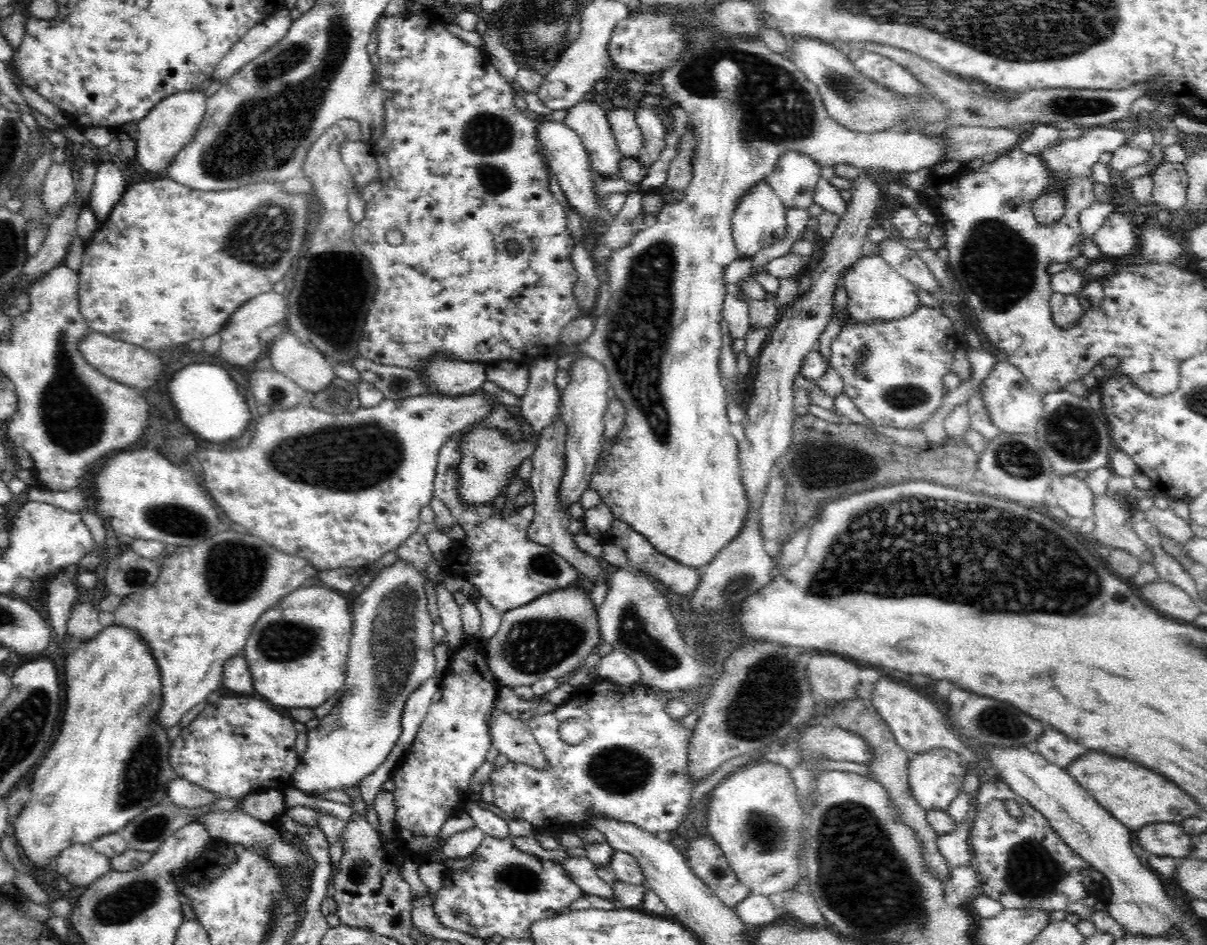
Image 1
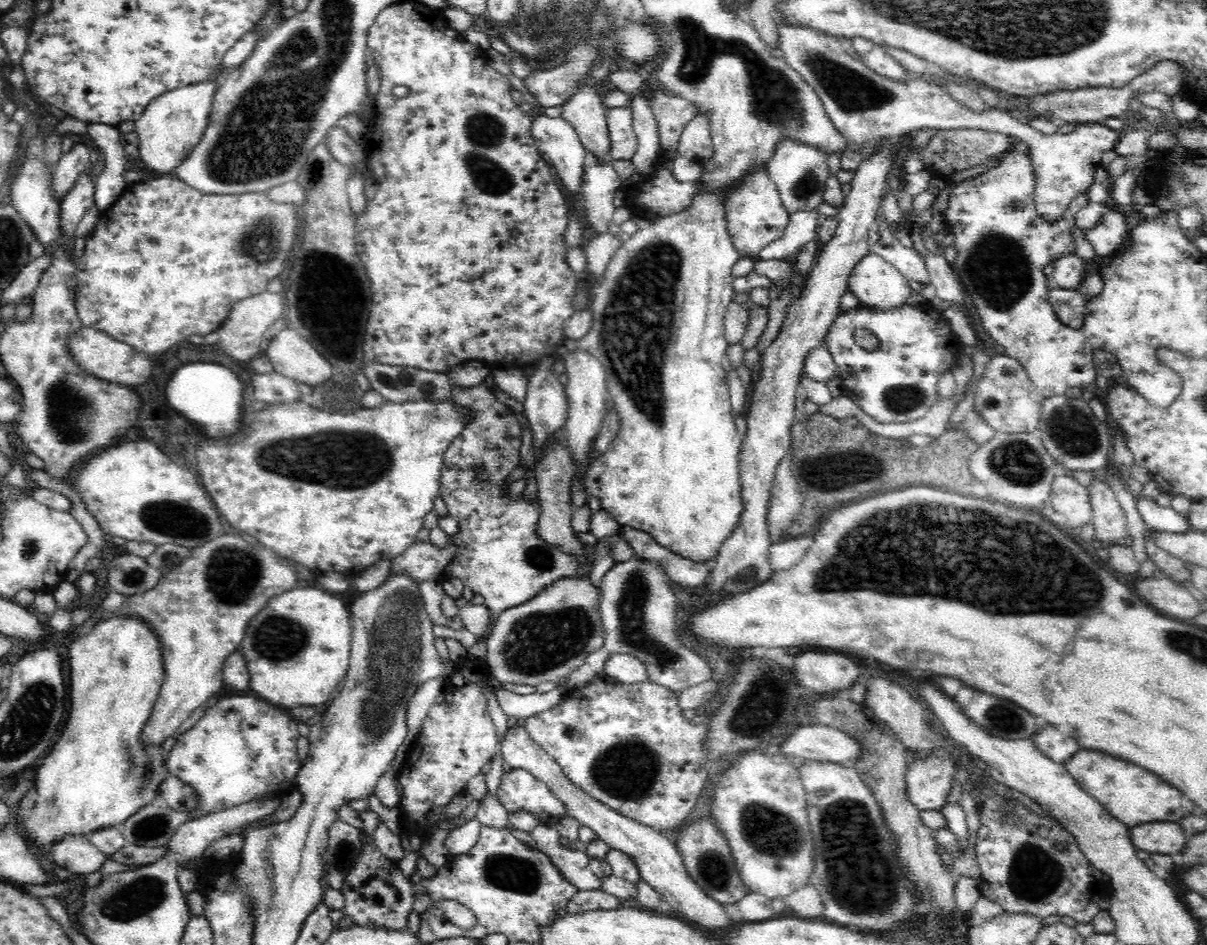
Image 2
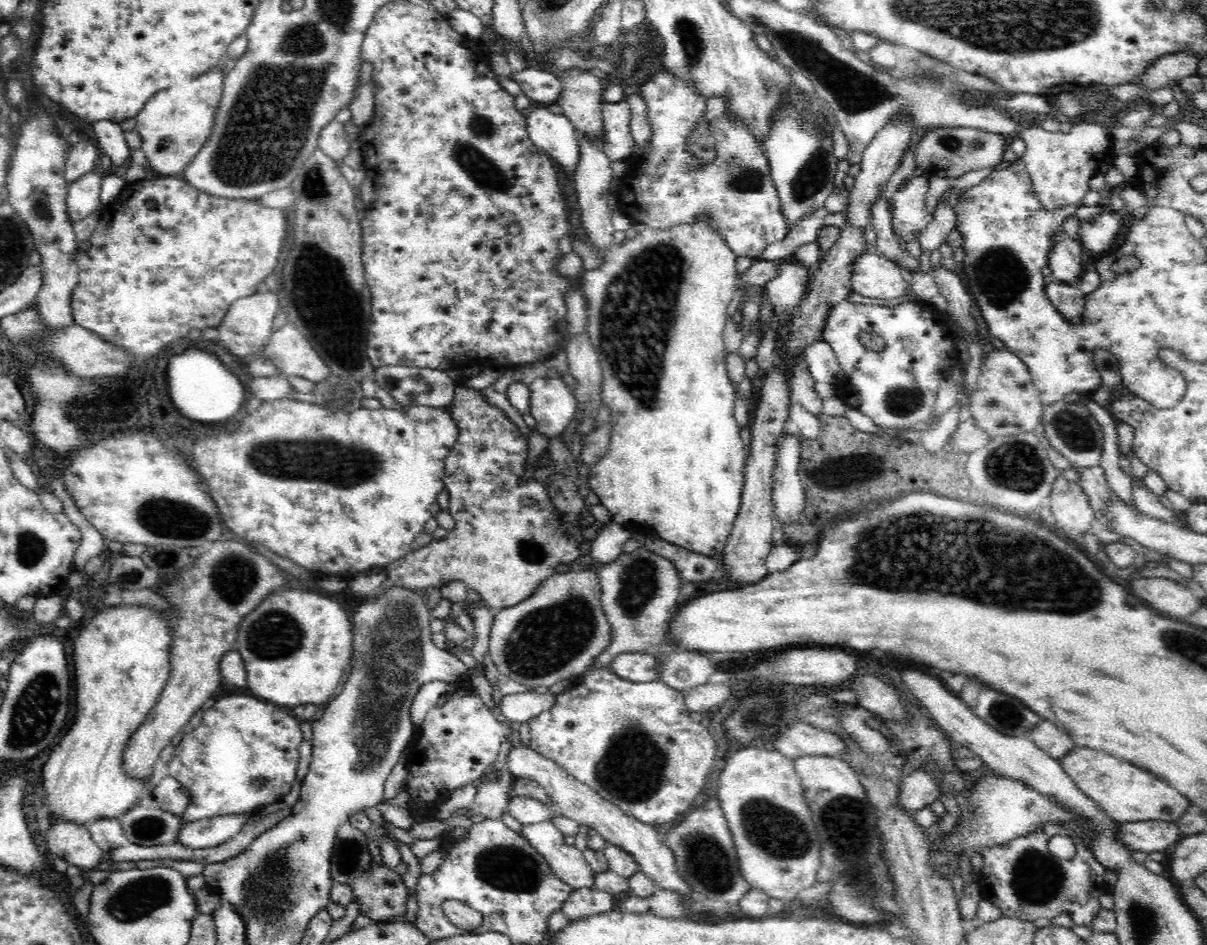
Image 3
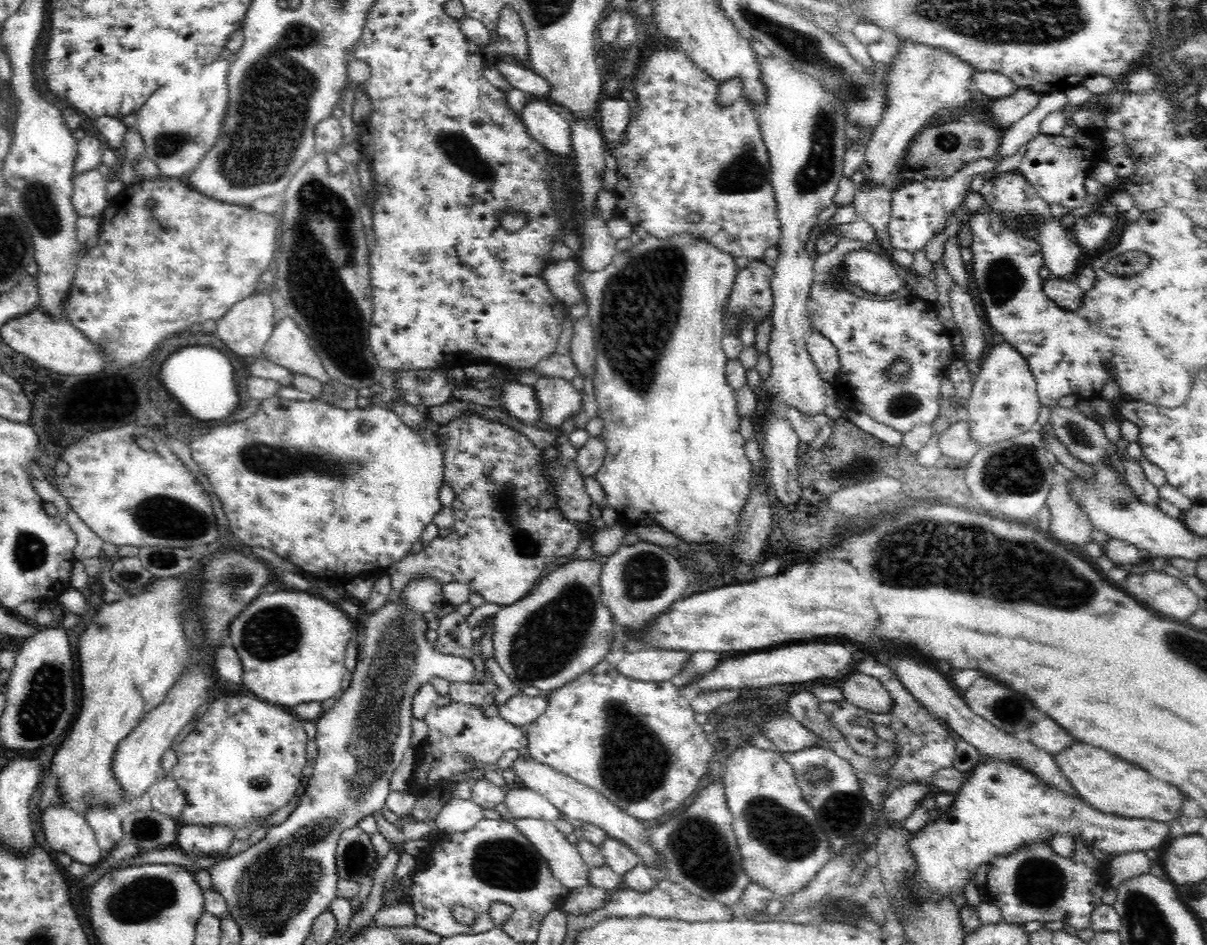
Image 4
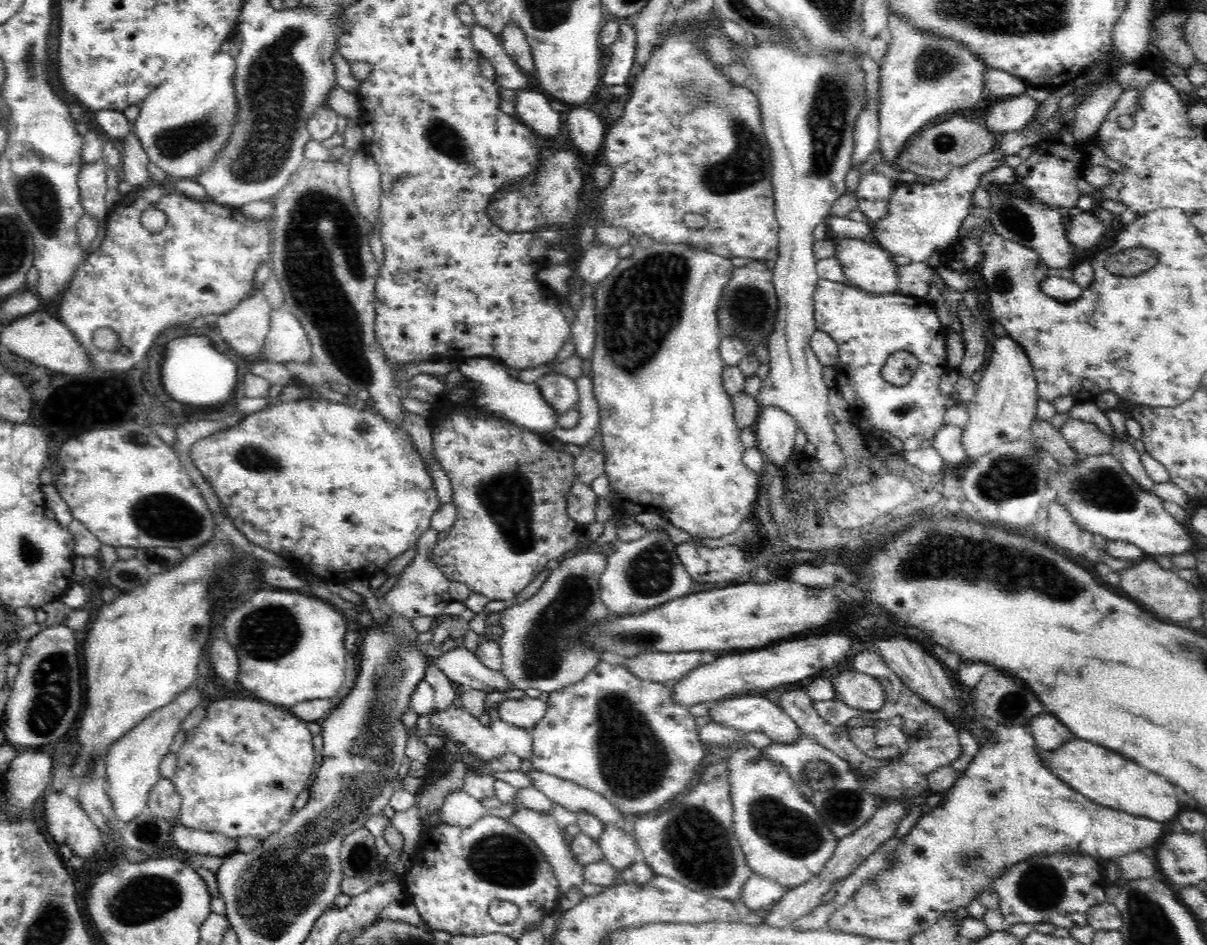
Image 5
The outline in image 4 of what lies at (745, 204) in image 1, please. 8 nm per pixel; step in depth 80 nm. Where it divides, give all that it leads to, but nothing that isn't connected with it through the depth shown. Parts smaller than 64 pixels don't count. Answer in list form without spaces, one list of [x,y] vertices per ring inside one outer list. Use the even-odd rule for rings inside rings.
[[[667,46],[654,52],[648,61],[643,66],[643,72],[640,77],[633,83],[636,91],[636,104],[629,107],[630,120],[623,134],[623,139],[614,145],[608,152],[615,158],[617,169],[617,183],[612,192],[616,198],[614,216],[624,217],[633,227],[644,228],[647,234],[670,240],[670,236],[678,236],[682,232],[700,236],[713,244],[716,248],[723,250],[726,254],[731,254],[734,257],[745,256],[752,260],[762,260],[766,250],[777,246],[781,224],[777,217],[778,204],[776,203],[775,192],[771,185],[771,164],[768,149],[764,144],[760,127],[758,127],[755,108],[746,97],[737,98],[731,105],[718,105],[718,92],[720,92],[720,83],[715,78],[710,77],[708,73],[704,73],[698,66],[695,65],[693,59],[687,56],[682,50],[677,50],[676,47]],[[695,212],[700,214],[701,223],[688,223],[686,220],[689,214]]]

